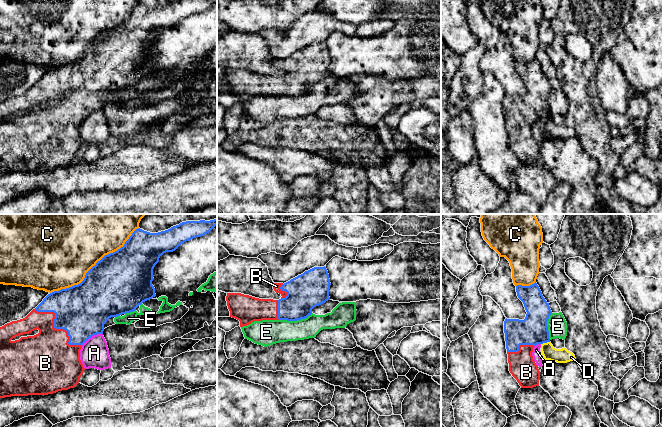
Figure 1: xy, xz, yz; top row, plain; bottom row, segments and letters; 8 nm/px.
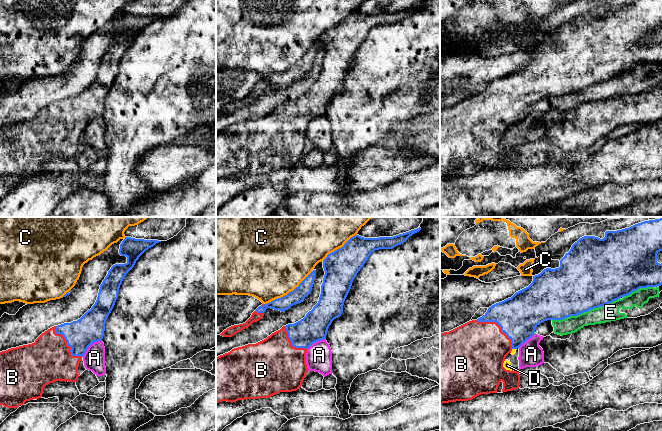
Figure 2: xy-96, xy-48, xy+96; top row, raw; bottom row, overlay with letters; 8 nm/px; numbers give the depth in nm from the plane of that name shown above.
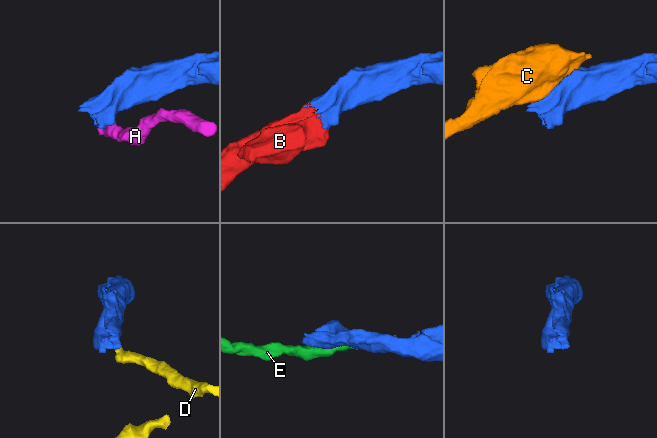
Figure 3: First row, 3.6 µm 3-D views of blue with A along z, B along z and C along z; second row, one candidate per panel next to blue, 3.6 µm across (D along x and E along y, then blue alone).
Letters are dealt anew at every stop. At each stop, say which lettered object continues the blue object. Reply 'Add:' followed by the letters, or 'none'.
Add: B

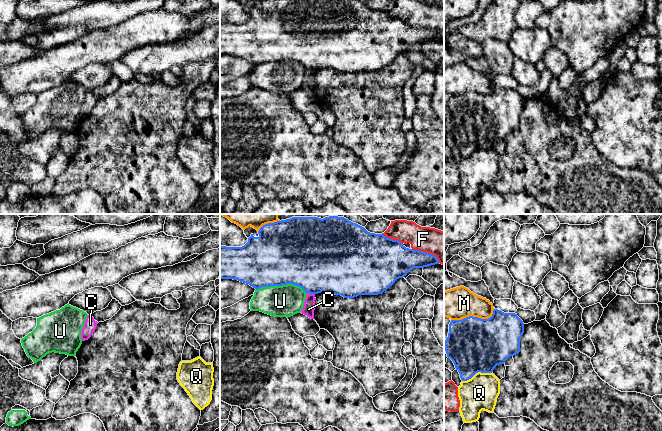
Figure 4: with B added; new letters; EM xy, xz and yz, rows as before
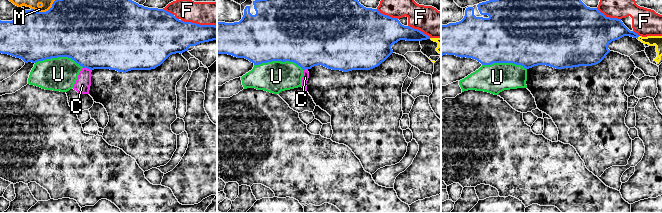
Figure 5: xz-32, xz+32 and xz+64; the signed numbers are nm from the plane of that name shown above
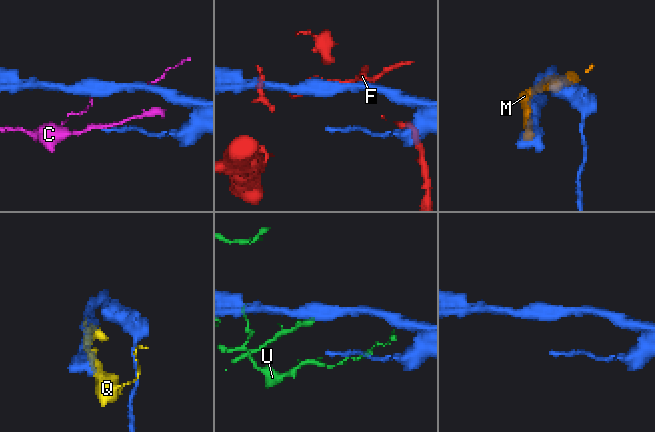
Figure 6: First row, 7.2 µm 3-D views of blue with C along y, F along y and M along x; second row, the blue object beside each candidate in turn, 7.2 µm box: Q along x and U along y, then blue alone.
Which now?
Add: none

